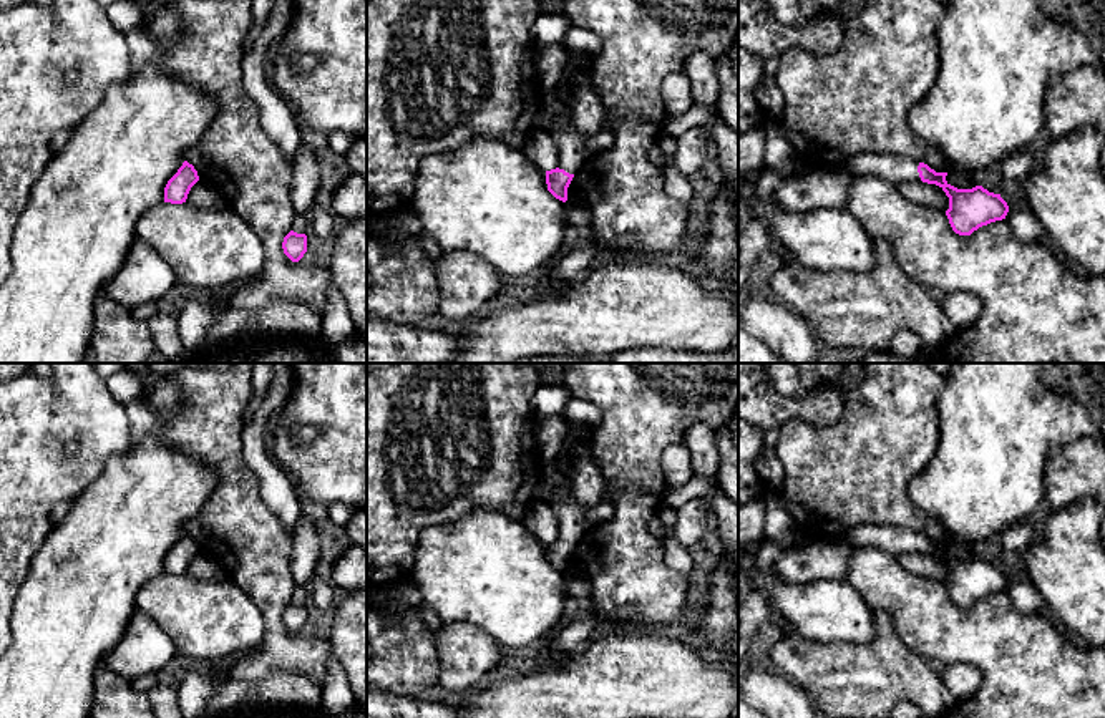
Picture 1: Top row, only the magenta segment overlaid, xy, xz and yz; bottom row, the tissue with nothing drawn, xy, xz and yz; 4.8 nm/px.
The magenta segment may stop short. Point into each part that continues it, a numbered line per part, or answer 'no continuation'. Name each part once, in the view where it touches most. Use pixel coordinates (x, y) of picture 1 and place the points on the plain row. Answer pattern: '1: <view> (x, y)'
1: yz (893, 539)

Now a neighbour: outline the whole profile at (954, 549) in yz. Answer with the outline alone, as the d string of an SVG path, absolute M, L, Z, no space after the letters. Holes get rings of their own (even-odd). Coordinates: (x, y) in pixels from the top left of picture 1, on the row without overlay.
M949 542L946 547L947 555L957 559L957 560L972 560L977 557L972 546L959 544L959 542Z

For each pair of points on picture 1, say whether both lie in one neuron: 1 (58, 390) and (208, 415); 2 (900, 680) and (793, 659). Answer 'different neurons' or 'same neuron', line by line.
1: different neurons
2: same neuron

